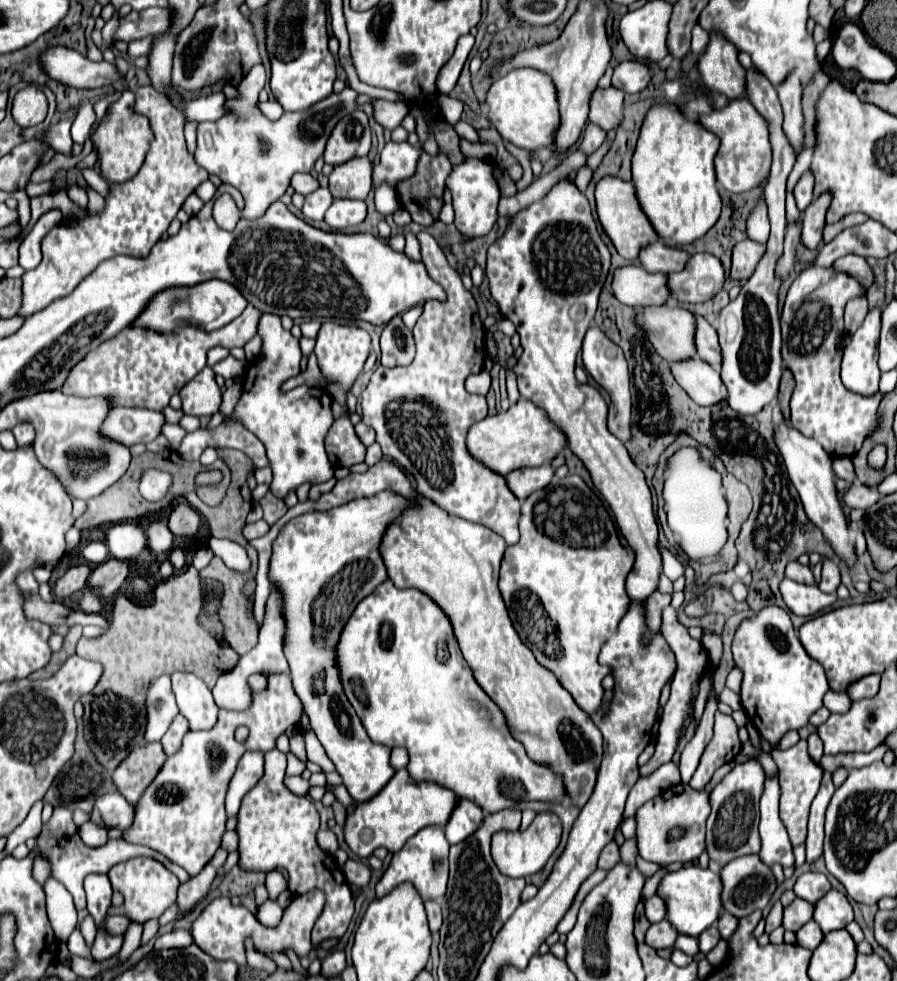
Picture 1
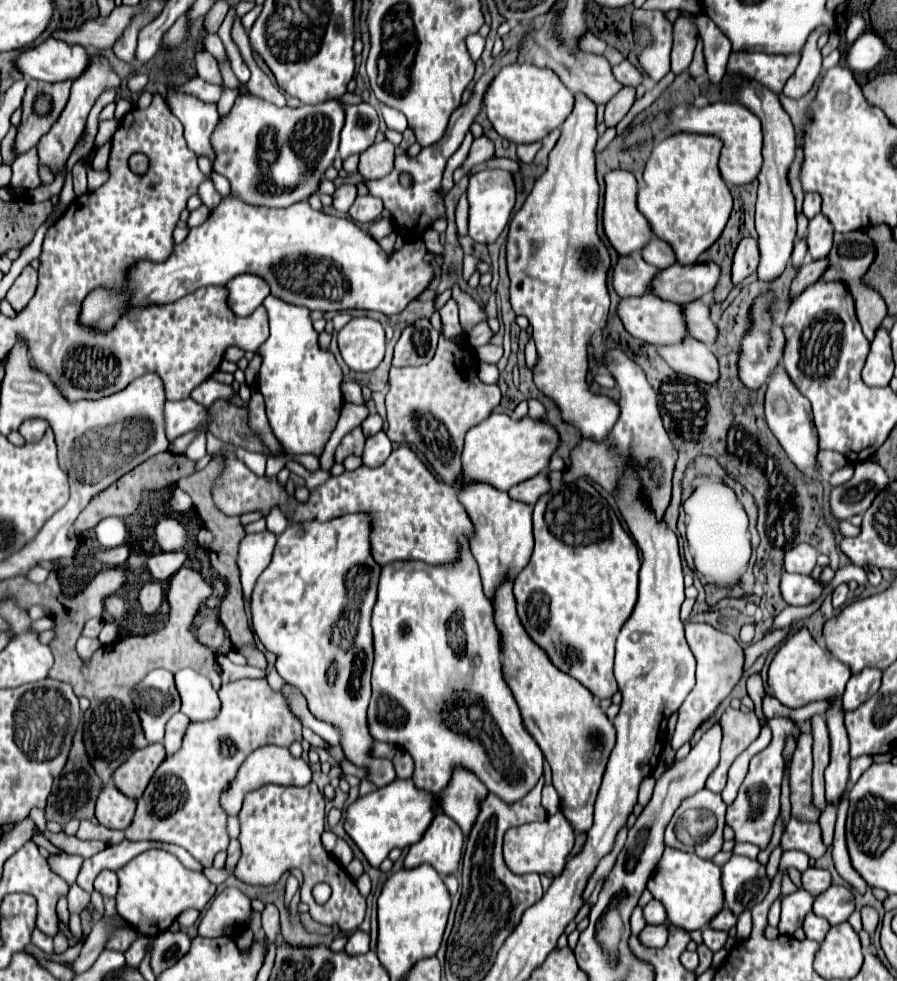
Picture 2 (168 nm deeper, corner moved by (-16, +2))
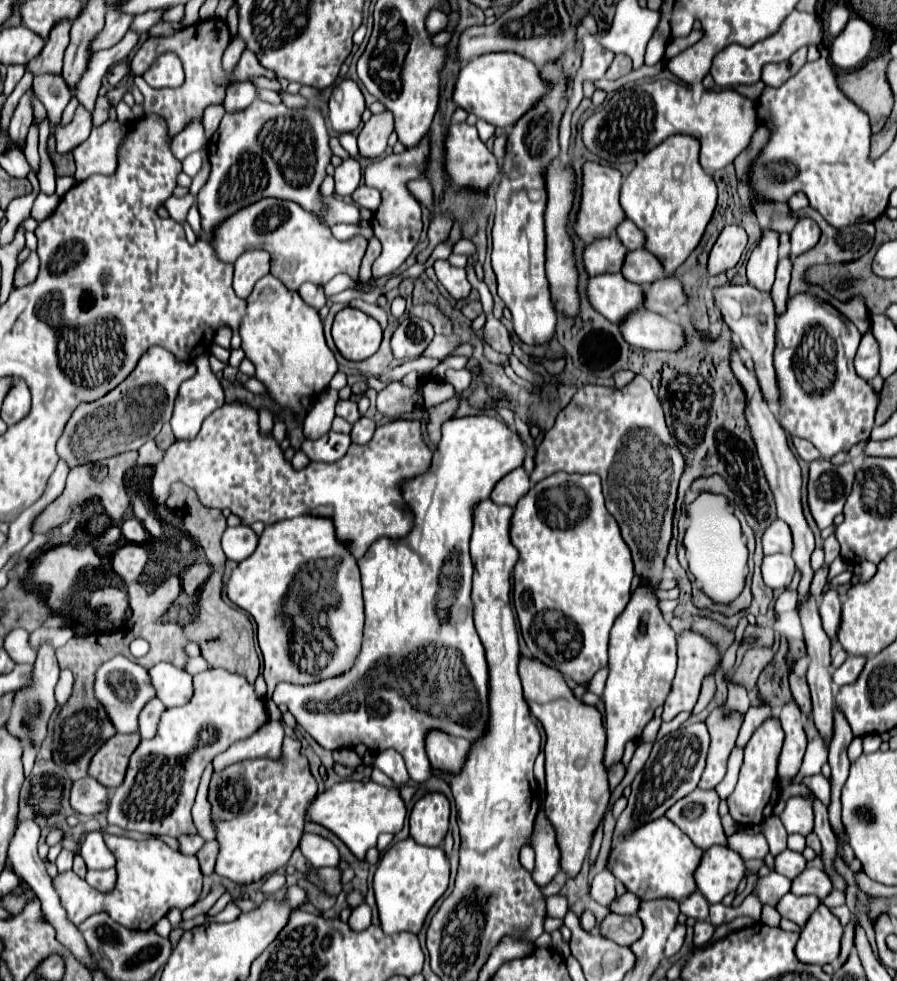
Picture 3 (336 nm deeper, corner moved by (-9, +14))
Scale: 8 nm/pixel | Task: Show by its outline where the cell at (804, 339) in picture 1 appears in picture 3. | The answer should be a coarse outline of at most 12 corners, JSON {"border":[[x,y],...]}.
{"border":[[809,292],[777,316],[781,426],[827,460],[869,440],[857,326]]}

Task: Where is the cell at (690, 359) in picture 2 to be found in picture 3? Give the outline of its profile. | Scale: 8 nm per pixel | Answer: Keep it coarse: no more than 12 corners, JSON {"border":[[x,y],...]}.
{"border":[[649,310],[619,328],[631,346],[681,352],[681,324]]}

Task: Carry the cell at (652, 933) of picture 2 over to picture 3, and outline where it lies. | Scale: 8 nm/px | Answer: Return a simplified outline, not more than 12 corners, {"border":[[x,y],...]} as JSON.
{"border":[[609,914],[601,934],[621,946],[637,942],[643,922],[637,916]]}

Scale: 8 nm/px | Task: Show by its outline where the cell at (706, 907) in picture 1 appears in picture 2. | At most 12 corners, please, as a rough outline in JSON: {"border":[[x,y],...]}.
{"border":[[664,848],[646,888],[692,932],[724,908],[720,866]]}

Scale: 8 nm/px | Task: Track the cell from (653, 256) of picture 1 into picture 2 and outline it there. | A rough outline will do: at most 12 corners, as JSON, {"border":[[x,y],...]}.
{"border":[[652,238],[642,248],[642,258],[656,266],[676,264],[672,248]]}

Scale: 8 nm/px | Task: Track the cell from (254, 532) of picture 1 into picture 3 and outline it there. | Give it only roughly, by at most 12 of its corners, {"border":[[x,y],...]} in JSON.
{"border":[[249,526],[227,528],[223,552],[239,564],[253,554],[259,536]]}

